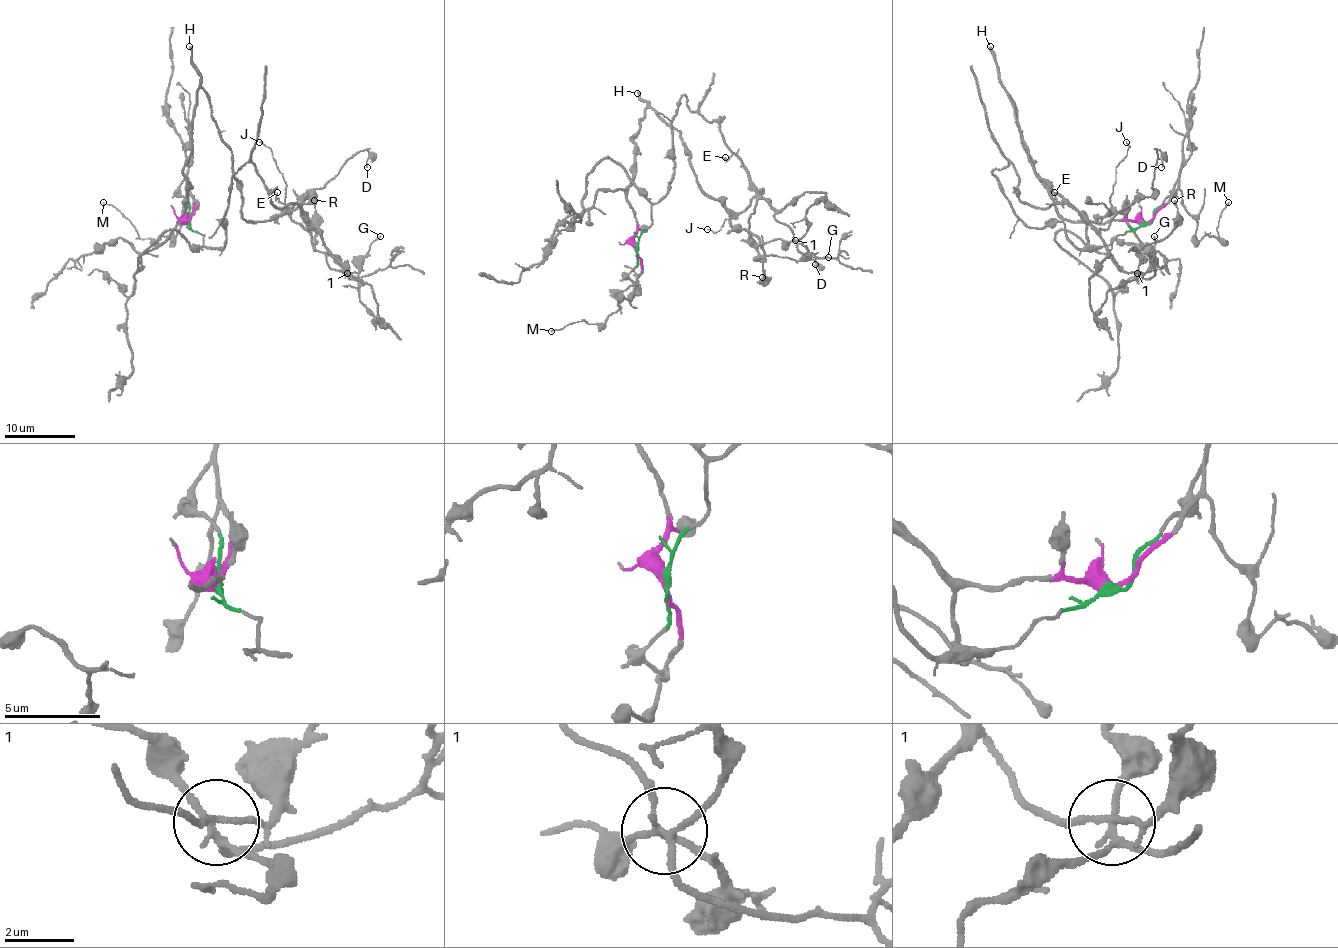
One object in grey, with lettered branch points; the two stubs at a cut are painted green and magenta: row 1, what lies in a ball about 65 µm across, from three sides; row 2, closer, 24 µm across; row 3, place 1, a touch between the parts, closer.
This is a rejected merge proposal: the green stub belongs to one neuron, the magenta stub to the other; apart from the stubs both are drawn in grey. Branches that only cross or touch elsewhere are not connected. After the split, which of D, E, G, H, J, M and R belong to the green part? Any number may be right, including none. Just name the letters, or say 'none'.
D, E, G

